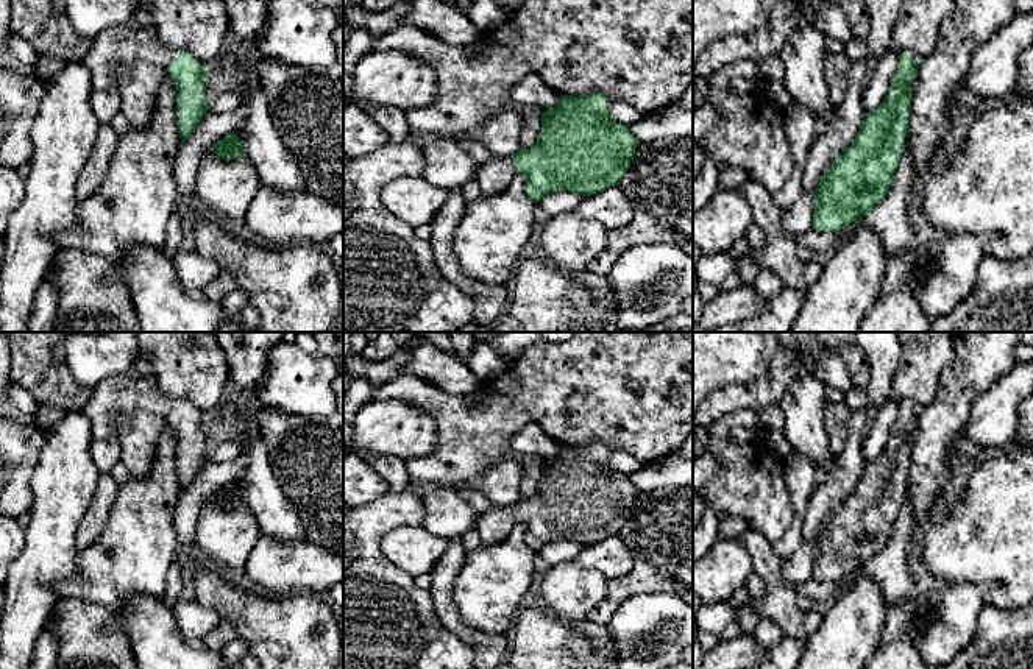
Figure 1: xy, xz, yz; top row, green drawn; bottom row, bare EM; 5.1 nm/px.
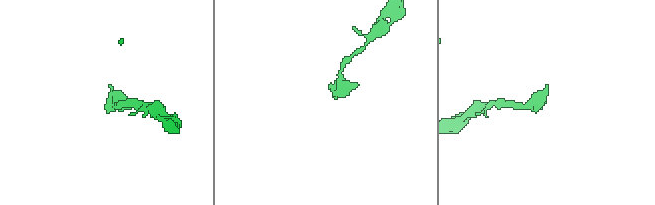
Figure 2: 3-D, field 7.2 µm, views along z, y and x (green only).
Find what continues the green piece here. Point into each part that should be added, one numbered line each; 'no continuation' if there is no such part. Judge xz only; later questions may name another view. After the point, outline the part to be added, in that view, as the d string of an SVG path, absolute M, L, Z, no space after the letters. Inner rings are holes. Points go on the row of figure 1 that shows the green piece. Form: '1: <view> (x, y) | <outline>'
1: xz (493, 176) | M513 156L495 158L477 168L481 195L498 195L518 176Z

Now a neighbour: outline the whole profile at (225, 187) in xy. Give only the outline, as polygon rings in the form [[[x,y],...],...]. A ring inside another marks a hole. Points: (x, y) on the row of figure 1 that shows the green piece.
[[[211,147],[195,176],[195,200],[220,221],[243,220],[259,187],[257,172],[247,154],[220,159]]]

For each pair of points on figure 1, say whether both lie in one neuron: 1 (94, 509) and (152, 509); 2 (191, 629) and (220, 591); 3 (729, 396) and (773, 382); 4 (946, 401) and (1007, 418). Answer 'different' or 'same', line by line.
1: different
2: different
3: same
4: different

